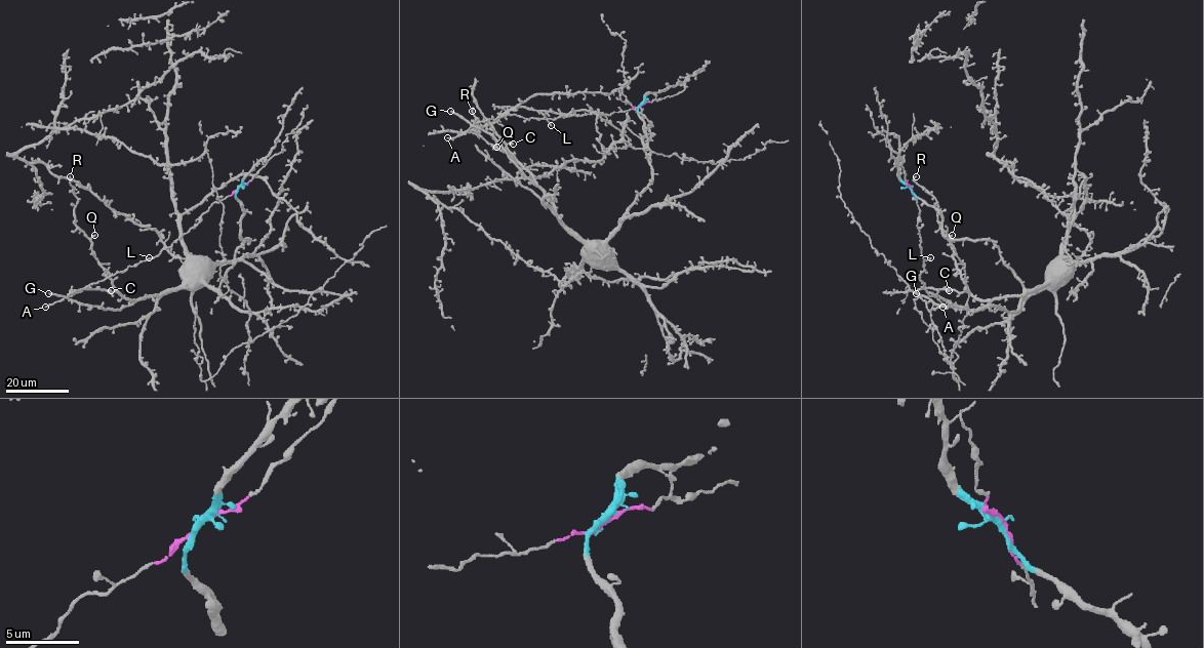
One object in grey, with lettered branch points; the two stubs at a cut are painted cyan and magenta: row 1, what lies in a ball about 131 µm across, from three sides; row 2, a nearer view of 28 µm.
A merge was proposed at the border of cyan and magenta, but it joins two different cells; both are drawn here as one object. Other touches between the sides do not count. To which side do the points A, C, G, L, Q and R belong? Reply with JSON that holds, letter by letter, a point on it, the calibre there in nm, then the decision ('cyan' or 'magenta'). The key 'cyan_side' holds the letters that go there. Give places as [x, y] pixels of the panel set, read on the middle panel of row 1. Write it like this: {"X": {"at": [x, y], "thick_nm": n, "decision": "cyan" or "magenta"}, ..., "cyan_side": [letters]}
{"A": {"at": [447, 137], "thick_nm": 170, "decision": "magenta"}, "C": {"at": [513, 144], "thick_nm": 480, "decision": "cyan"}, "G": {"at": [450, 111], "thick_nm": 320, "decision": "cyan"}, "L": {"at": [551, 125], "thick_nm": 280, "decision": "magenta"}, "Q": {"at": [496, 147], "thick_nm": 400, "decision": "cyan"}, "R": {"at": [472, 111], "thick_nm": 140, "decision": "cyan"}, "cyan_side": ["C", "G", "Q", "R"]}

